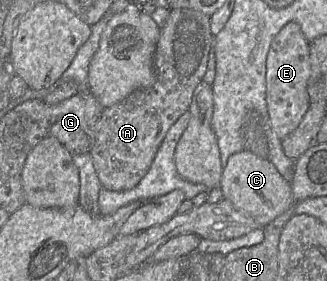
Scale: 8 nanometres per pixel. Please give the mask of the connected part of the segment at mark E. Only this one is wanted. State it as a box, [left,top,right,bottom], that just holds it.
[266,22,310,140]

